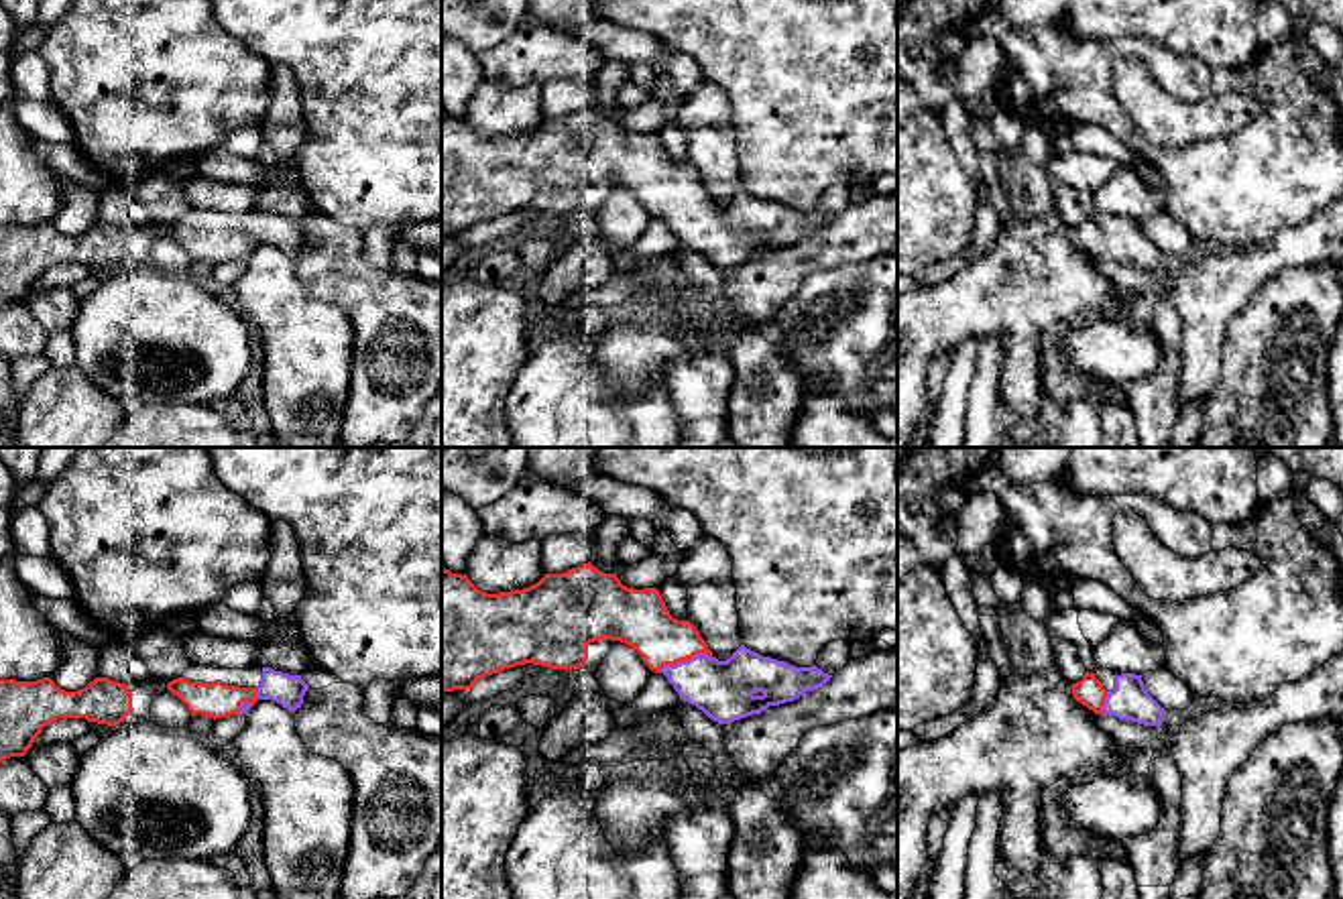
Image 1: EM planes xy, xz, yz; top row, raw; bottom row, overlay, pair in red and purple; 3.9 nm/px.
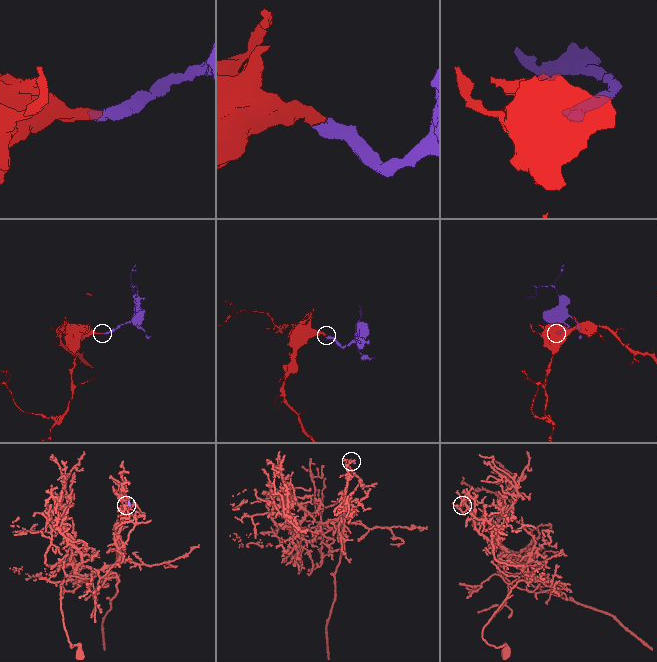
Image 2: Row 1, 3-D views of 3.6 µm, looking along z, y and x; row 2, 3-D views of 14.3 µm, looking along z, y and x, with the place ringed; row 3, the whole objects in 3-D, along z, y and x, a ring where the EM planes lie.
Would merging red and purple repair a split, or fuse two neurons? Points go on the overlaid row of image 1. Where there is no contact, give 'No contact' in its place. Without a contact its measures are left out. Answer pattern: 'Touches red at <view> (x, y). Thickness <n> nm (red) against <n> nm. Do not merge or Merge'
Touches red at xz (684, 660). Thickness 220 nm (red) against 240 nm. Merge

